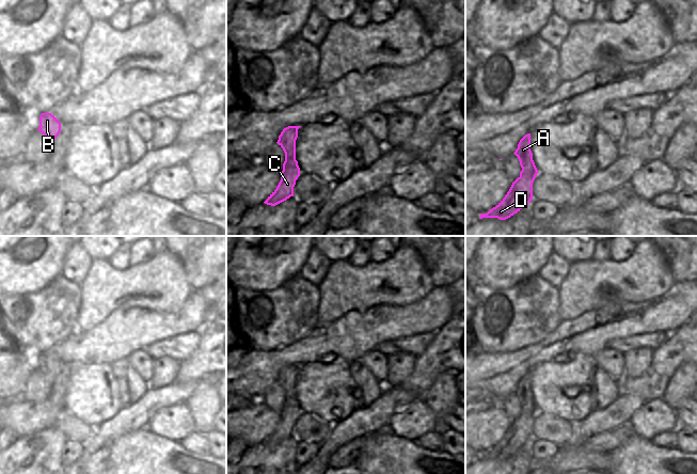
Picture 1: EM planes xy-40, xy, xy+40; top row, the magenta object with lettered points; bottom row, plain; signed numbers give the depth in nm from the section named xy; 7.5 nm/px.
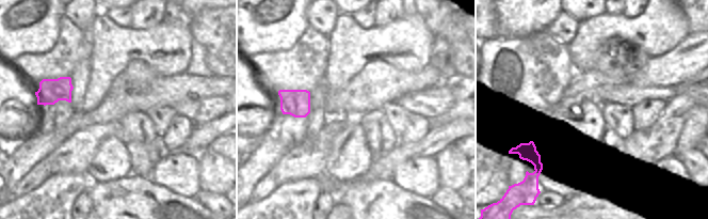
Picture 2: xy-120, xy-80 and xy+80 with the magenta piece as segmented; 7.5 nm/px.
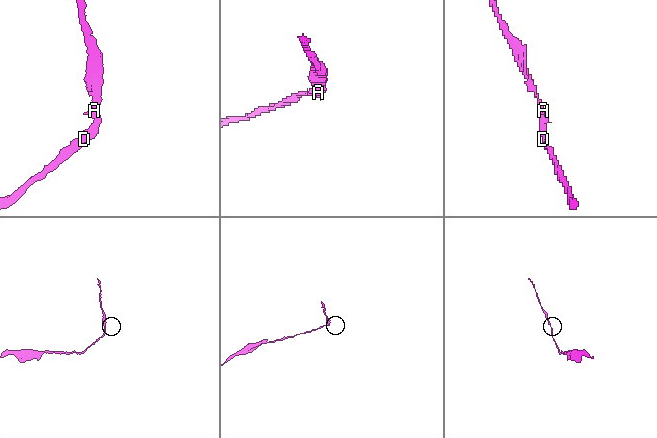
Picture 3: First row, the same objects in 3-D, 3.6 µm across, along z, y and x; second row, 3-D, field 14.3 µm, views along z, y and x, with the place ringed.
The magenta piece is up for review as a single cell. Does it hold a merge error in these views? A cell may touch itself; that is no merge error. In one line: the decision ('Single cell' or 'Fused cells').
Fused cells

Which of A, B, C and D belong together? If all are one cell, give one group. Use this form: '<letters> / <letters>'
A B / C D

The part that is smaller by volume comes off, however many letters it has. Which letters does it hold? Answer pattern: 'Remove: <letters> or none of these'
Remove: A, B

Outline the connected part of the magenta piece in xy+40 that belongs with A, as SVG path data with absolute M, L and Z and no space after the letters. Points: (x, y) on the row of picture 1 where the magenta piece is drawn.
M530 133L525 135L519 142L518 148L513 153L522 168L522 171L529 171L533 168L533 153L530 151Z

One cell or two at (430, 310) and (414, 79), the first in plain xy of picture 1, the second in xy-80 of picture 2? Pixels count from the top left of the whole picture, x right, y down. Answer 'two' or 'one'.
one

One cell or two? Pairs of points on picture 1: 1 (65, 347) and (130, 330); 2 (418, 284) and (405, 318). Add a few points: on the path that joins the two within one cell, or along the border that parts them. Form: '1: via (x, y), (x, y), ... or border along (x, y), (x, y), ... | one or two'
1: via (81, 346), (96, 346), (114, 338) | one
2: border along (431, 288), (422, 298), (409, 304), (386, 305) | two

